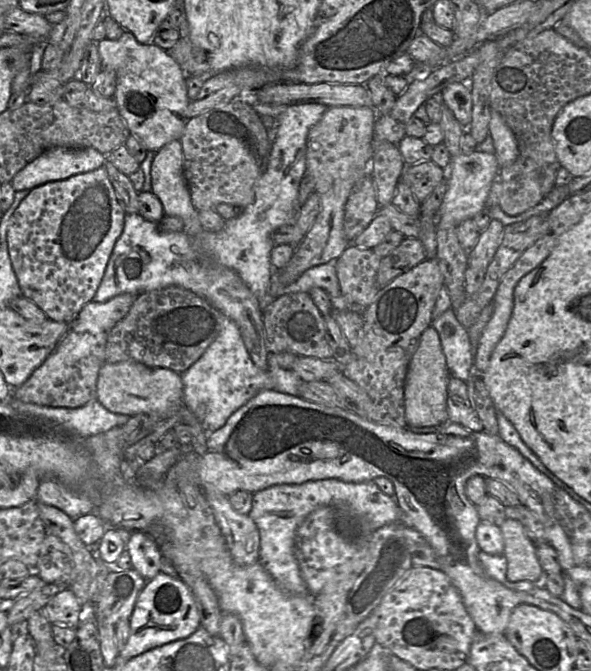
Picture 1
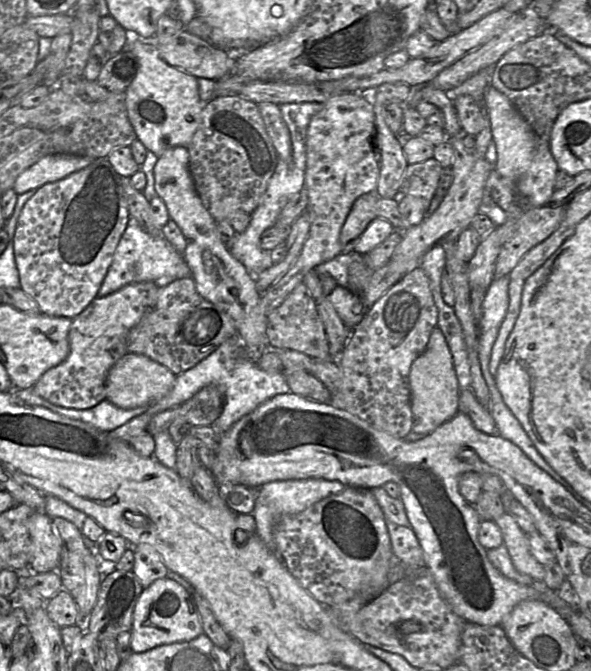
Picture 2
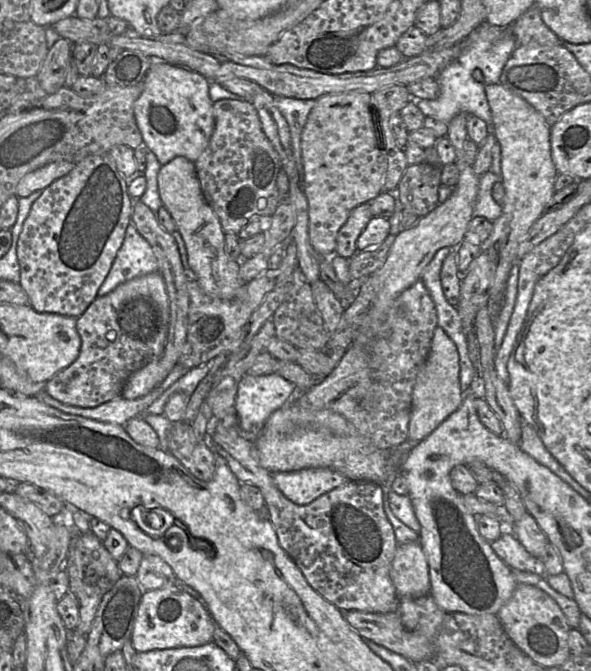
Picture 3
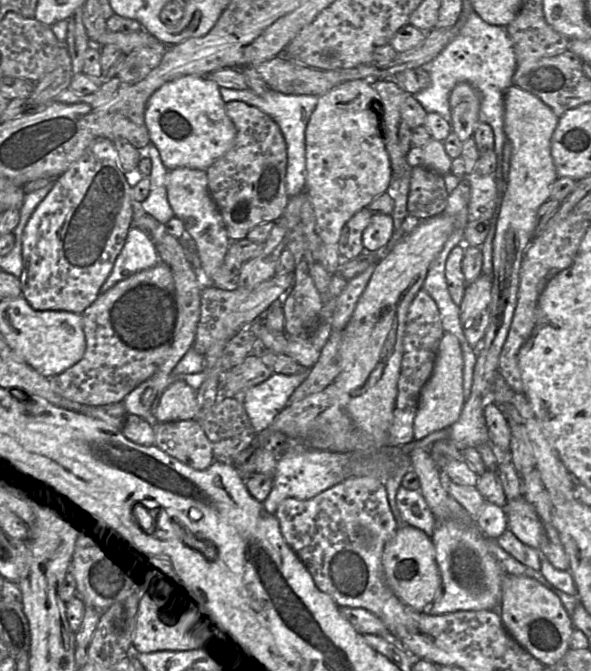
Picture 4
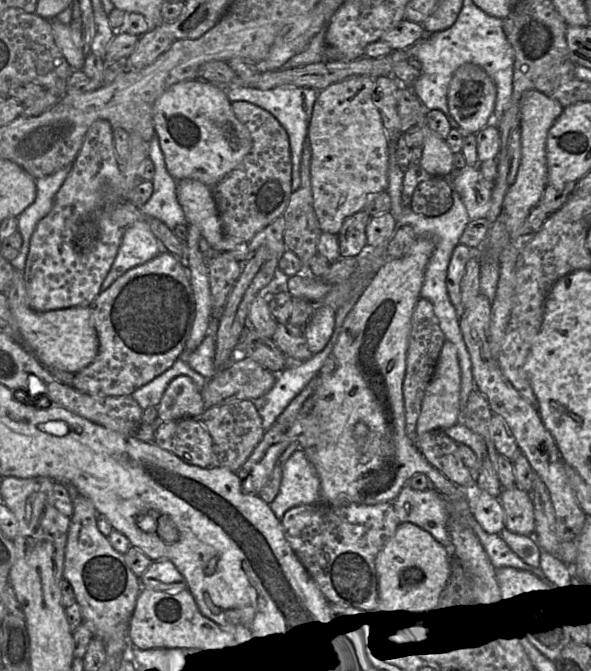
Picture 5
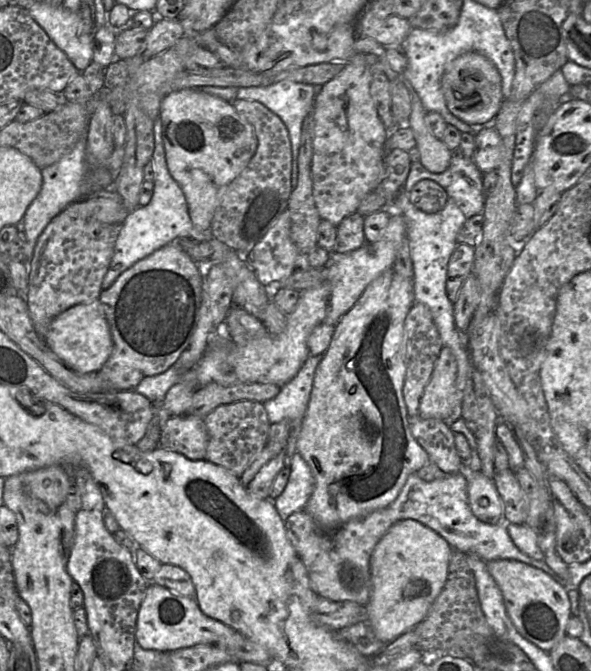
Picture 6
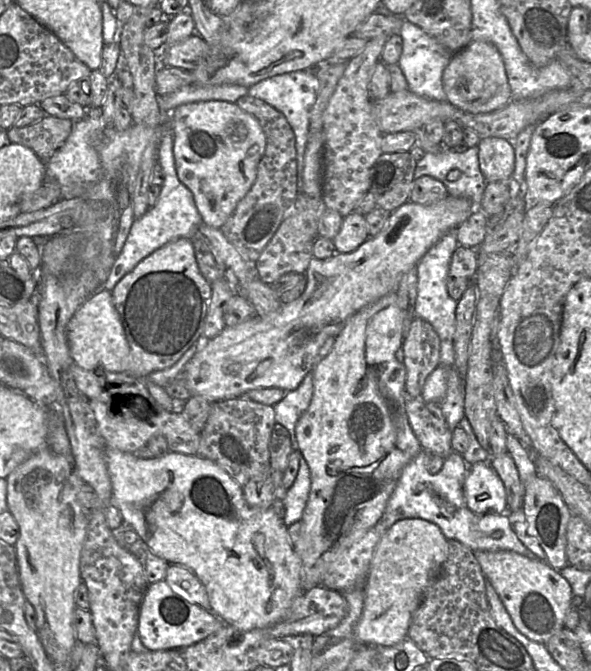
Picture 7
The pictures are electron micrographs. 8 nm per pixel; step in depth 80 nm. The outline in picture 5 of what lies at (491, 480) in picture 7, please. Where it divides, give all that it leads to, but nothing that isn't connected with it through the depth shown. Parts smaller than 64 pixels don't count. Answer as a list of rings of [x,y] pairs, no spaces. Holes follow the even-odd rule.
[[[463,487],[468,490],[467,500],[474,518],[480,526],[490,534],[499,534],[504,528],[504,510],[500,498],[493,497],[485,491],[473,487]]]

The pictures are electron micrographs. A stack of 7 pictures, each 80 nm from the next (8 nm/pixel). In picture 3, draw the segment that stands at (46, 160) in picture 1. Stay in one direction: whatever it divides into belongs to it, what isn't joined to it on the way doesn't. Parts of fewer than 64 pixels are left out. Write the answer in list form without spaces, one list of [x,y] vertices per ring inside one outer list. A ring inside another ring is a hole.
[[[57,161],[27,173],[17,185],[16,196],[27,197],[37,190],[43,191],[54,181],[68,174],[75,165],[73,162]]]

